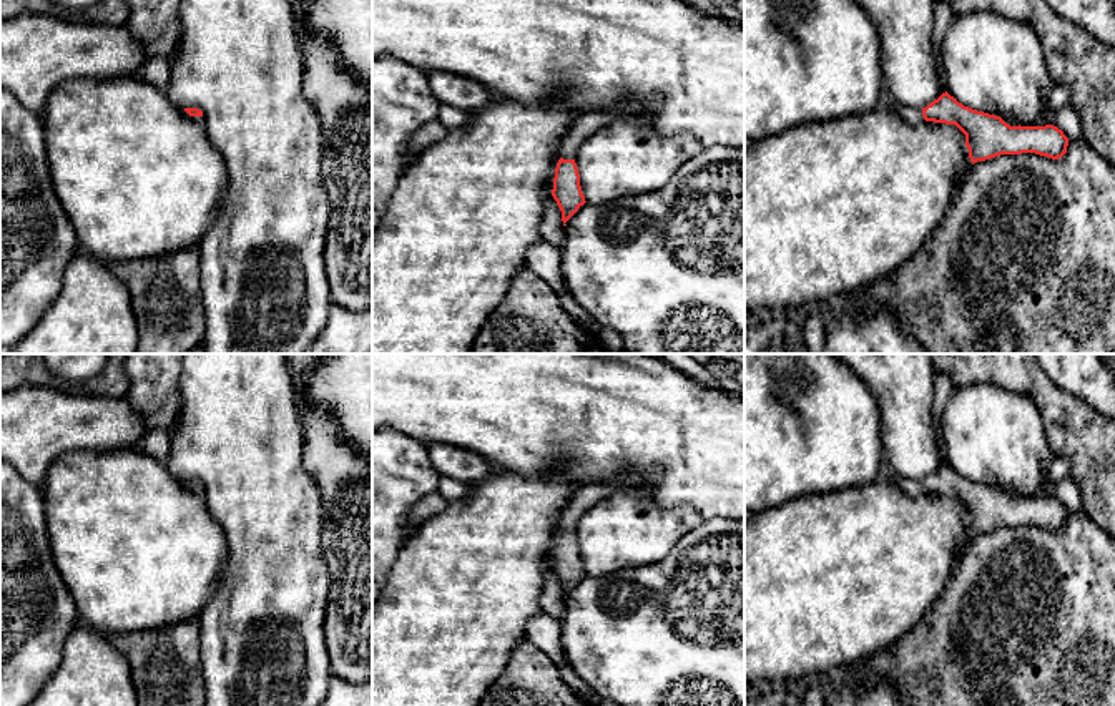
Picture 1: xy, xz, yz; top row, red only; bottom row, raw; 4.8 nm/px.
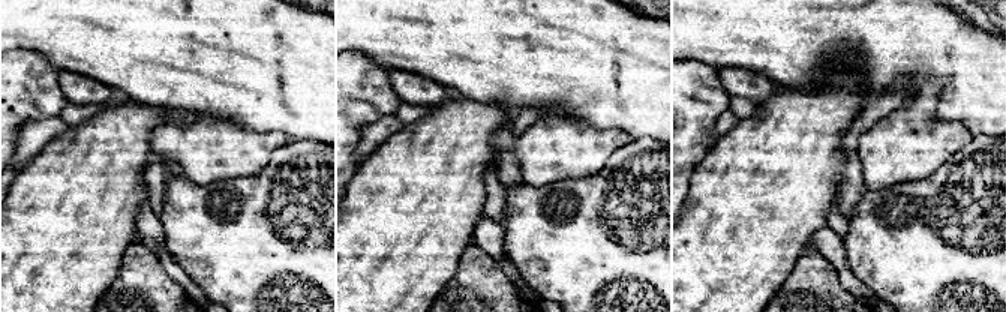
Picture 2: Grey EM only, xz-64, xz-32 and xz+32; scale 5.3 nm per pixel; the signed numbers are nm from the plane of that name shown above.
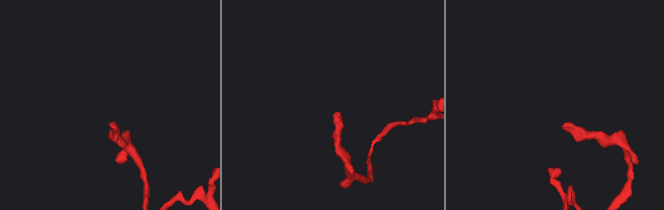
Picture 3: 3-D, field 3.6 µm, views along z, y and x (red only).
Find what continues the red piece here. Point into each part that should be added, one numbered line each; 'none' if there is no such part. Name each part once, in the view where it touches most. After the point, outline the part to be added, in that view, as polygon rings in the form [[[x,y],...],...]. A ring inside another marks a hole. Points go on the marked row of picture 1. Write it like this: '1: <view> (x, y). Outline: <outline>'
1: xz (589, 123). Outline: [[[615,105],[597,111],[580,113],[562,140],[560,158],[575,159],[578,146],[598,130],[620,118],[623,110],[623,105]]]

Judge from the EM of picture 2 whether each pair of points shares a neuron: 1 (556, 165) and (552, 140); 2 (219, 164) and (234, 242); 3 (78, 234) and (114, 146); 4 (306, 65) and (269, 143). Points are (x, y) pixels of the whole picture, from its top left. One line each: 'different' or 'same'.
1: same
2: different
3: same
4: different

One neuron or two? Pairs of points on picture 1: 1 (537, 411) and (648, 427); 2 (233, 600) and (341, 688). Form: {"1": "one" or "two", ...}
{"1": "one", "2": "two"}

